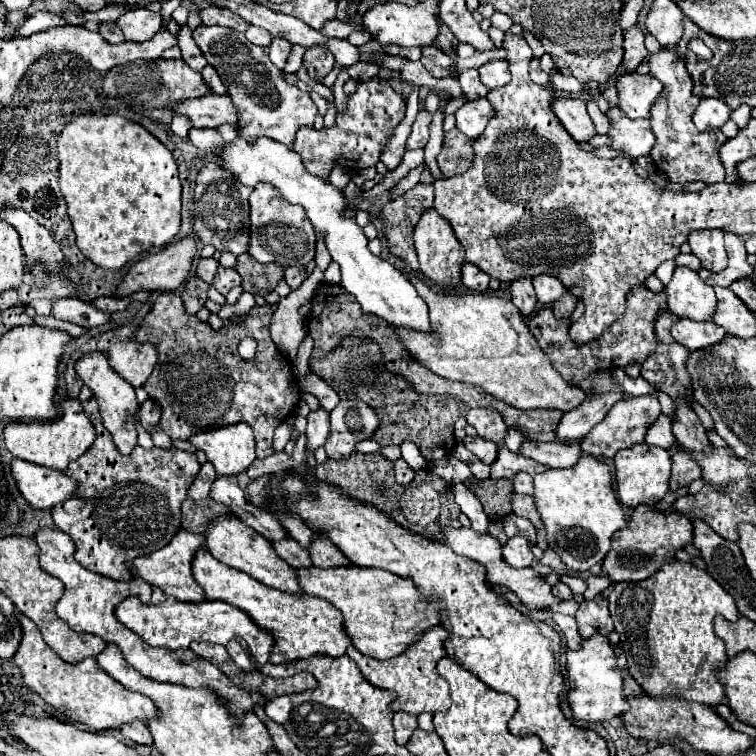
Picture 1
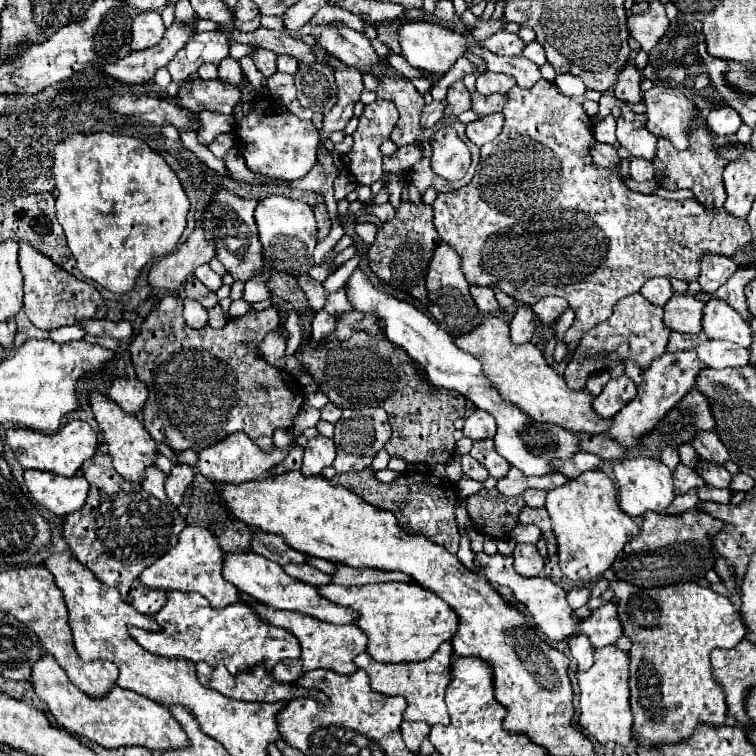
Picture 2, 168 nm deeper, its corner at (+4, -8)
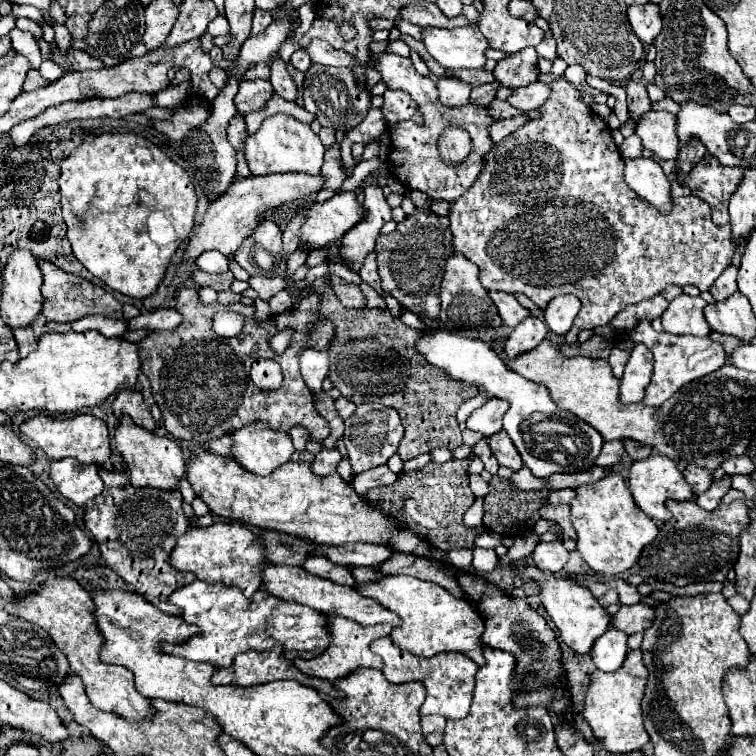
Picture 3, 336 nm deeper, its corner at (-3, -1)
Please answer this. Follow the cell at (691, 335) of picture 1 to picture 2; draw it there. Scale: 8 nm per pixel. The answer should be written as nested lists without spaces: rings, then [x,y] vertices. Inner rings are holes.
[[[703,340],[693,346],[697,356],[711,368],[745,366],[749,364],[749,350],[725,340]]]

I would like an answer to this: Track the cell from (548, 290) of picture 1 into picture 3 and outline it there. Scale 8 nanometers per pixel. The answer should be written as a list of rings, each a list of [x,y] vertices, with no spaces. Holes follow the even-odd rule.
[[[560,295],[556,299],[552,299],[552,303],[548,303],[546,311],[544,311],[544,319],[546,325],[550,327],[552,333],[556,335],[566,335],[572,325],[574,325],[574,317],[580,311],[580,299],[574,295]]]

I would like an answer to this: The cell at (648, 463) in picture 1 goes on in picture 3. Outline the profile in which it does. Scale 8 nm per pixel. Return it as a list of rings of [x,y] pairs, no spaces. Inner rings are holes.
[[[650,455],[644,461],[636,461],[630,467],[630,491],[636,501],[636,505],[652,519],[656,521],[670,521],[672,513],[664,507],[666,499],[676,499],[676,501],[690,501],[694,497],[692,487],[686,483],[684,475],[678,471],[676,463],[664,455]]]

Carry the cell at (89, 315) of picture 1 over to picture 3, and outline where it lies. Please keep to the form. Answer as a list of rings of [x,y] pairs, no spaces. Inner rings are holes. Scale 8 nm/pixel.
[[[156,309],[152,313],[142,313],[130,319],[130,329],[162,331],[162,329],[176,329],[180,323],[182,315],[176,309]]]

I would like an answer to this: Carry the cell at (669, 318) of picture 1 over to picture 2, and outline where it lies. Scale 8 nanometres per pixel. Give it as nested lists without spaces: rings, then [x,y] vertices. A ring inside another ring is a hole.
[[[671,332],[669,336],[669,344],[667,344],[667,350],[669,352],[679,352],[679,350],[691,350],[695,344],[707,340],[707,336],[701,332],[701,334],[681,334],[681,332]]]

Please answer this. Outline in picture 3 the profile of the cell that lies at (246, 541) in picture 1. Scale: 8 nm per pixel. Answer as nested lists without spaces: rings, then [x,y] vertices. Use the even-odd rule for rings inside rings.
[[[266,565],[264,573],[262,573],[262,579],[264,579],[264,589],[268,593],[272,593],[274,597],[278,597],[278,599],[296,601],[300,605],[308,605],[308,607],[312,607],[316,611],[326,613],[326,615],[340,615],[340,617],[352,619],[352,621],[356,621],[356,623],[360,623],[364,627],[376,625],[376,623],[390,623],[392,627],[400,627],[400,617],[396,613],[388,611],[386,607],[382,607],[378,601],[360,595],[352,587],[338,585],[338,583],[332,583],[328,579],[316,577],[316,575],[308,573],[302,567],[276,567],[276,565]]]

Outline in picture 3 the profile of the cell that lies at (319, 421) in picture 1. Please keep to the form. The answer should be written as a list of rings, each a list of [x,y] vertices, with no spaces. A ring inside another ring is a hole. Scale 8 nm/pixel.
[[[322,449],[322,451],[316,455],[314,463],[312,463],[312,471],[314,471],[318,477],[328,477],[330,473],[336,471],[336,467],[338,467],[340,461],[342,461],[342,455],[340,455],[338,449],[332,449],[332,451]]]

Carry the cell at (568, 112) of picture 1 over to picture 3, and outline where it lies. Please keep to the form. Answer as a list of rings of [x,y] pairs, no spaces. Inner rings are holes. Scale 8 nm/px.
[[[632,159],[626,161],[626,171],[624,171],[626,183],[650,205],[654,205],[660,213],[670,213],[672,211],[672,191],[670,191],[670,181],[666,179],[662,167],[654,159]]]

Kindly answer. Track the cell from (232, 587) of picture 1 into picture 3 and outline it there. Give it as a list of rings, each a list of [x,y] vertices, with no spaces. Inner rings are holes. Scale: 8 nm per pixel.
[[[330,617],[330,635],[332,635],[332,645],[328,647],[328,651],[324,651],[322,655],[310,659],[310,661],[304,661],[304,659],[296,659],[294,665],[306,673],[306,675],[312,675],[312,677],[320,677],[320,679],[326,679],[330,683],[334,683],[336,679],[342,679],[342,677],[348,677],[354,669],[360,669],[360,667],[374,667],[374,669],[382,669],[384,663],[378,655],[374,655],[370,651],[370,643],[378,637],[384,637],[384,635],[390,635],[392,633],[392,627],[382,623],[382,625],[370,625],[370,627],[362,627],[350,619],[344,619],[344,617]]]

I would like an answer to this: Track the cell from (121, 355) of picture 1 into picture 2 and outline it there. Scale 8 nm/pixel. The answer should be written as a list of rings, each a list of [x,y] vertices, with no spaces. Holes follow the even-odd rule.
[[[117,376],[111,382],[109,398],[113,398],[113,402],[117,402],[129,414],[137,414],[143,408],[143,404],[145,404],[147,386],[139,378]]]

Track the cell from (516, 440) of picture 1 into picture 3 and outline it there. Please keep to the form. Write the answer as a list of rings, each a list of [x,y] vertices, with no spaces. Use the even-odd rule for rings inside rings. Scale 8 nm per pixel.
[[[426,329],[418,341],[418,351],[434,367],[444,369],[452,379],[480,385],[488,395],[506,399],[510,409],[504,415],[504,431],[520,451],[524,465],[534,477],[550,477],[554,473],[588,471],[604,445],[602,435],[570,411],[560,411],[552,401],[548,387],[524,379],[504,365],[492,347],[478,339],[452,335],[448,331]]]

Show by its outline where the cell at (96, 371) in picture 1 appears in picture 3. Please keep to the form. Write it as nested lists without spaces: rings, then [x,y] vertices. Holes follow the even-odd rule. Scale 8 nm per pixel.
[[[128,417],[120,419],[120,423],[116,427],[114,441],[116,441],[120,455],[126,461],[130,481],[134,487],[152,487],[152,489],[160,489],[160,491],[176,491],[180,485],[180,479],[186,477],[186,461],[184,461],[182,449],[176,441],[172,441],[168,437],[158,437],[150,431],[144,431],[142,427],[136,427],[136,423],[132,423],[132,419],[128,419]]]

